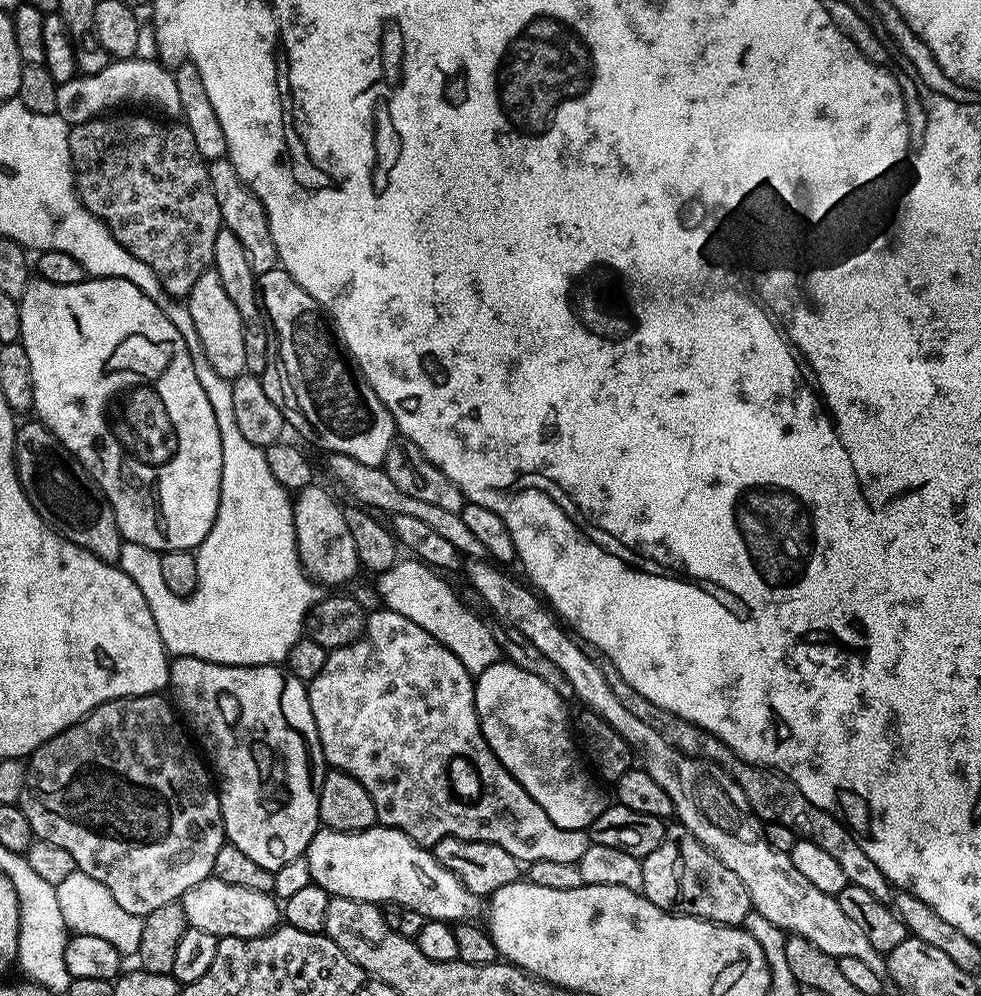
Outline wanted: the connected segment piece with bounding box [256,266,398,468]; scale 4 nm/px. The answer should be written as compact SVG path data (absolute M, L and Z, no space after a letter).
M283 268L266 270L266 274L256 277L256 293L260 295L260 307L268 322L274 343L270 348L268 365L263 374L264 389L270 402L282 410L287 427L292 428L304 440L320 443L325 453L346 454L350 458L358 458L358 462L366 462L366 466L381 467L386 458L386 450L390 450L393 440L397 439L398 429L390 410L374 394L370 382L360 373L360 367L348 355L340 338L333 328L331 319L324 307Z

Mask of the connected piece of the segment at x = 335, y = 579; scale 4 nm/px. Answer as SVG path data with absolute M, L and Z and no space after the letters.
M313 482L307 488L300 489L294 496L292 513L294 514L294 534L296 535L298 554L304 571L312 577L315 583L321 586L344 584L347 580L354 579L356 572L361 571L358 546L354 546L354 538L350 535L350 526L346 526L342 504L339 504L326 489L319 488L318 484Z

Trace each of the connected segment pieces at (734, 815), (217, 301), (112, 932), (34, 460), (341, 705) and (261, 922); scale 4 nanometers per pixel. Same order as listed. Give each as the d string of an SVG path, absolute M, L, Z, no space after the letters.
M484 558L473 559L469 564L472 565L468 568L468 580L472 583L473 590L484 599L485 606L498 616L496 618L499 623L514 627L526 638L530 638L530 641L534 642L534 646L538 650L542 650L547 658L550 658L550 662L554 662L554 666L558 666L558 669L565 675L566 681L570 682L570 686L573 687L575 699L581 700L587 711L597 712L606 723L614 726L614 730L618 734L622 734L622 738L631 746L633 753L638 754L639 759L640 756L644 759L641 760L642 767L650 774L650 778L654 778L654 782L658 782L658 786L662 786L662 790L666 790L666 794L670 794L675 819L683 824L686 830L690 830L690 834L694 834L694 838L698 838L698 842L702 842L702 846L706 846L706 850L710 850L710 854L714 854L714 858L718 858L718 862L722 862L722 866L727 866L734 874L738 874L742 886L746 886L746 890L750 894L753 909L758 914L762 914L762 918L766 918L766 922L774 922L774 926L778 926L786 934L801 936L806 938L806 942L814 942L814 946L818 946L818 950L836 957L837 960L858 958L859 961L866 962L866 966L870 966L870 970L874 970L874 974L887 977L887 959L878 950L874 950L874 946L870 946L870 938L866 938L866 934L845 914L842 906L838 906L836 898L830 894L822 894L822 890L816 889L798 871L789 853L774 850L774 846L770 846L770 842L764 840L761 821L757 820L750 802L746 802L746 794L742 790L742 786L738 786L738 782L734 782L732 775L719 768L717 764L711 764L709 760L685 756L683 752L670 746L666 742L666 738L662 738L662 734L658 734L658 730L654 730L650 726L646 726L646 722L634 718L634 714L630 714L630 710L626 710L626 706L622 706L622 702L618 702L614 690L610 690L610 686L606 686L606 678L602 678L598 666L594 666L594 662L590 662L590 658L586 658L583 647L569 635L565 625L549 611L545 601L527 583L519 584L514 577L504 573L507 571Z
M206 270L194 282L194 290L186 297L186 307L190 310L190 318L194 318L194 330L198 330L198 338L202 338L204 357L222 374L222 378L236 380L246 372L246 338L242 326L242 314L238 314L238 306L230 302L226 290L222 290L222 278L218 278L215 270Z
M77 870L55 887L62 908L62 918L65 919L69 933L94 934L94 938L103 938L104 941L110 942L110 946L114 946L114 950L118 950L121 957L136 956L138 946L142 942L144 921L141 917L122 910L122 906L114 902L114 894L110 894L110 890L102 886L102 882L94 882L94 878Z
M21 423L17 427L16 473L36 513L59 536L82 546L102 562L118 565L122 537L110 502L82 462L78 462L78 458L74 458L74 454L70 454L70 450L66 450L44 424Z
M386 607L369 611L363 636L350 646L331 649L326 658L326 666L322 666L318 678L314 678L307 685L310 710L314 714L314 722L325 761L335 771L350 774L354 778L358 778L358 782L362 782L362 786L366 786L370 798L374 798L376 819L383 827L396 828L411 838L415 844L425 846L437 844L442 838L453 836L463 840L477 840L478 842L490 842L494 846L502 846L502 850L506 850L506 854L510 854L521 862L541 860L542 862L577 864L582 858L582 854L586 854L588 849L589 833L583 828L566 830L562 826L554 826L554 822L548 817L546 810L542 810L542 806L538 806L538 802L534 802L534 798L530 798L528 791L504 769L502 762L498 762L498 758L490 750L480 729L480 719L474 702L475 689L473 673L468 672L466 666L462 666L462 662L458 662L456 655L450 650L446 650L446 646L442 646L442 642L438 642L438 638L426 634L426 630L422 630L422 626L418 626L418 622L410 622L410 618L402 618L402 614L394 614Z
M215 878L198 882L198 886L186 890L186 894L180 897L178 903L186 914L190 928L206 930L206 934L217 938L265 936L282 920L282 908L275 896L258 890L246 890L246 886L230 886L230 882Z

